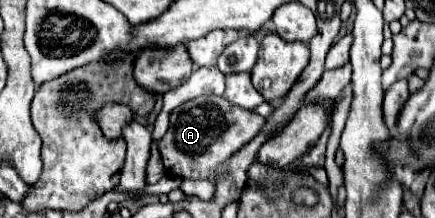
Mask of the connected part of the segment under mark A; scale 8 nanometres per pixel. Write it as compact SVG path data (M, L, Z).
M201 95L195 97L171 113L167 135L159 143L163 165L171 175L183 179L211 179L215 169L225 163L237 149L253 141L265 127L267 119L231 105L225 97Z

